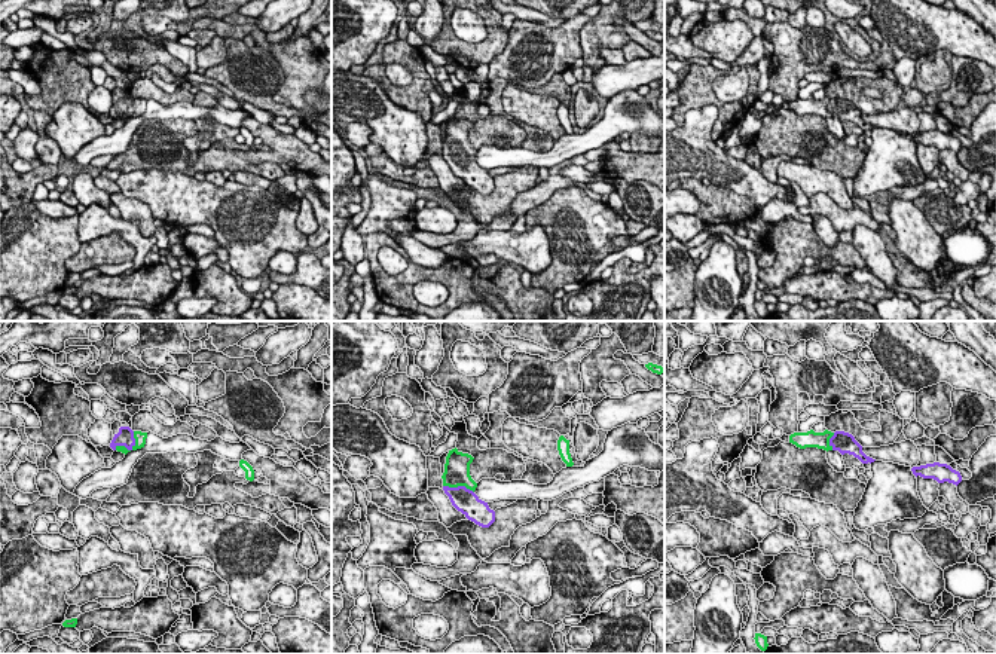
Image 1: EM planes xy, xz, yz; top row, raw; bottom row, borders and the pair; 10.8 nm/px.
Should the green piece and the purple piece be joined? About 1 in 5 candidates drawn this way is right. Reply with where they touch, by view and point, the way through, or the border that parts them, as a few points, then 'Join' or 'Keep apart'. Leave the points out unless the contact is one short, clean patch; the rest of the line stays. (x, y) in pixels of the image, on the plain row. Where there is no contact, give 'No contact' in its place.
Touches green at xy (133, 115). Path across: xy (140, 104), (133, 115), (125, 104). Join

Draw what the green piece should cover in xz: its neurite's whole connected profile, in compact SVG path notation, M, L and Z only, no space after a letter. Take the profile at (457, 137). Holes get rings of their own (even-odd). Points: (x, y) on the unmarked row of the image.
M456 114L449 117L442 143L443 158L452 172L468 187L482 195L489 195L495 189L495 178L474 161L477 150L470 143L473 126L471 122L462 120Z

